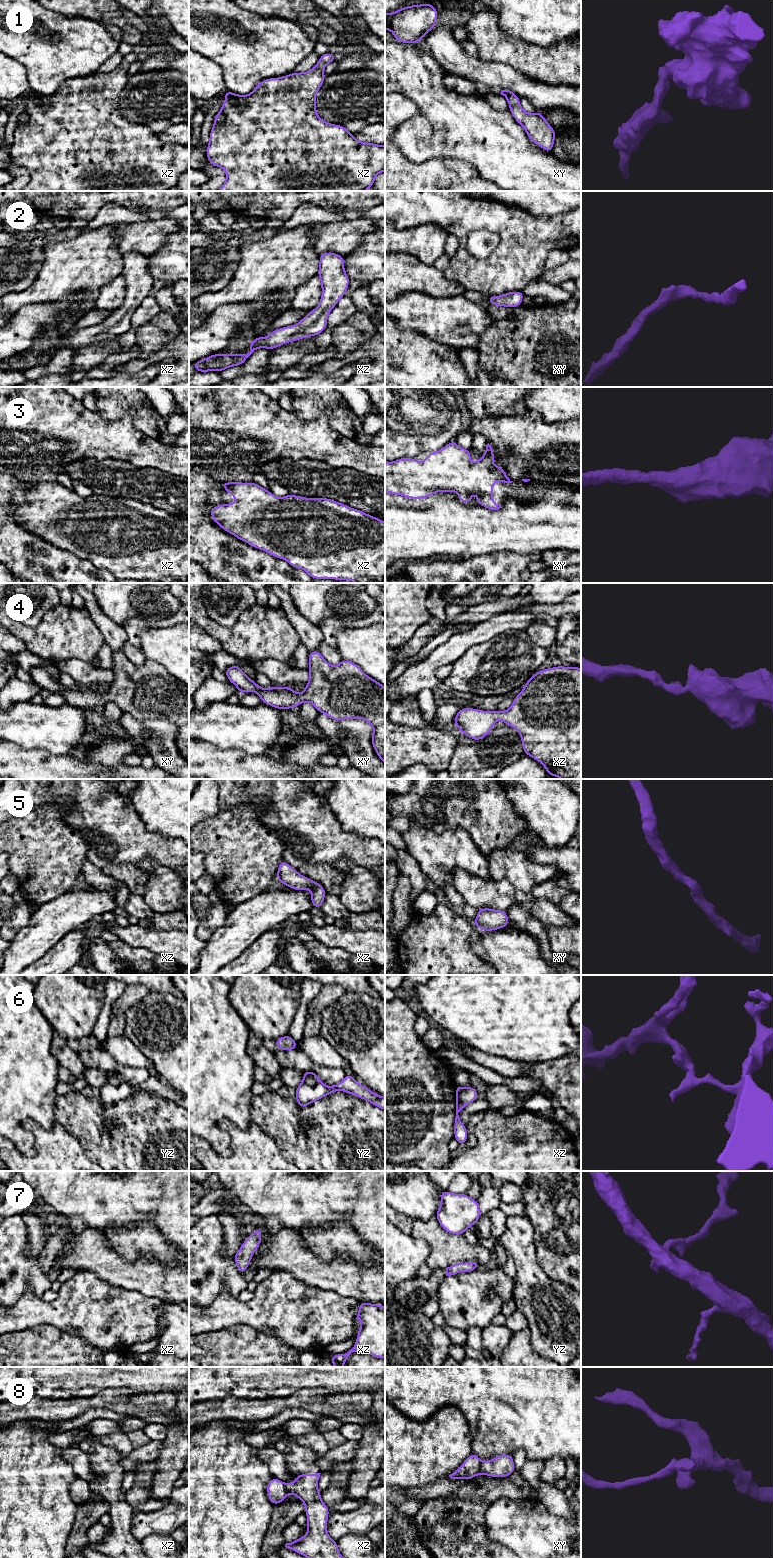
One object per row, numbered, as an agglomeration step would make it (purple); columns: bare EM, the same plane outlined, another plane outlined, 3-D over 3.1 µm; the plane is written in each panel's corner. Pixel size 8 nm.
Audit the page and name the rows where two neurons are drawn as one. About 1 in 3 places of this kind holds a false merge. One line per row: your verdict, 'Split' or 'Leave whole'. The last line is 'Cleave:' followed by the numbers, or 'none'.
1: Leave whole
2: Leave whole
3: Leave whole
4: Leave whole
5: Leave whole
6: Split
7: Leave whole
8: Split
Cleave: 6, 8

